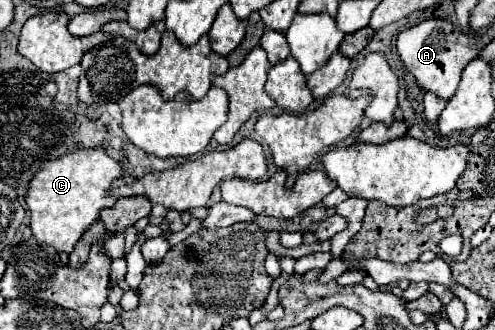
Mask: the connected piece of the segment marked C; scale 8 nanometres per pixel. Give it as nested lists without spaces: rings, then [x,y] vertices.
[[[75,149],[73,153],[67,153],[63,157],[59,157],[57,161],[49,161],[45,163],[39,173],[33,177],[33,181],[29,183],[29,191],[27,191],[27,207],[29,207],[29,217],[31,217],[31,231],[35,235],[35,239],[41,245],[51,245],[57,251],[65,251],[71,253],[73,247],[77,245],[77,241],[83,237],[83,233],[89,229],[89,225],[93,225],[99,219],[99,211],[105,207],[111,207],[117,199],[113,195],[109,195],[111,185],[115,179],[121,177],[121,167],[117,161],[113,161],[103,149]]]

